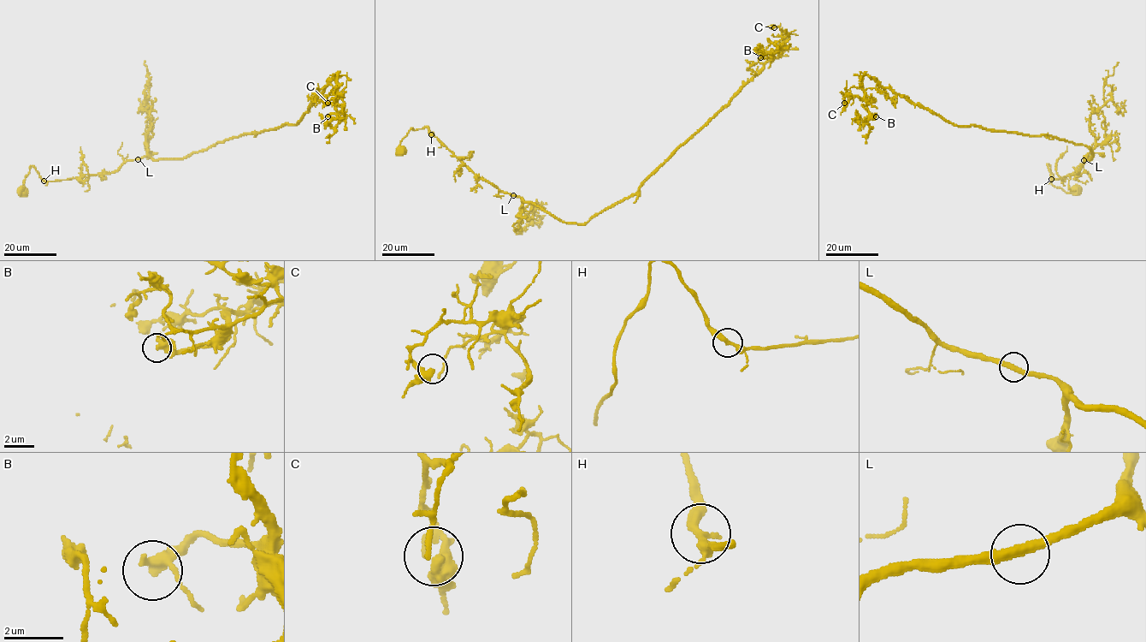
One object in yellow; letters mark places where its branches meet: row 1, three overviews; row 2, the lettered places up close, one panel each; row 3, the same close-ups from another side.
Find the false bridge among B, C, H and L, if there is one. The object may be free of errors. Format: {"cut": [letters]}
{"cut": []}

